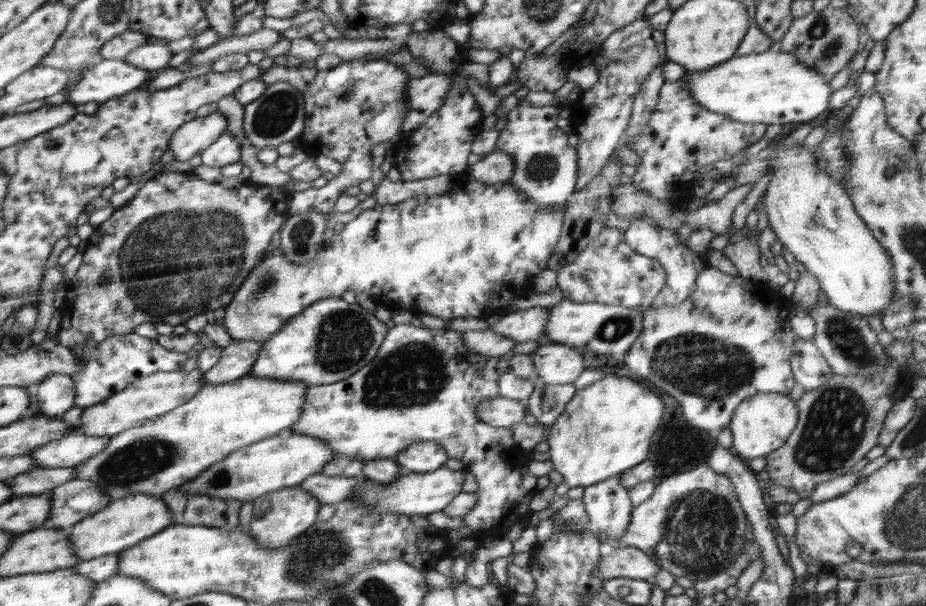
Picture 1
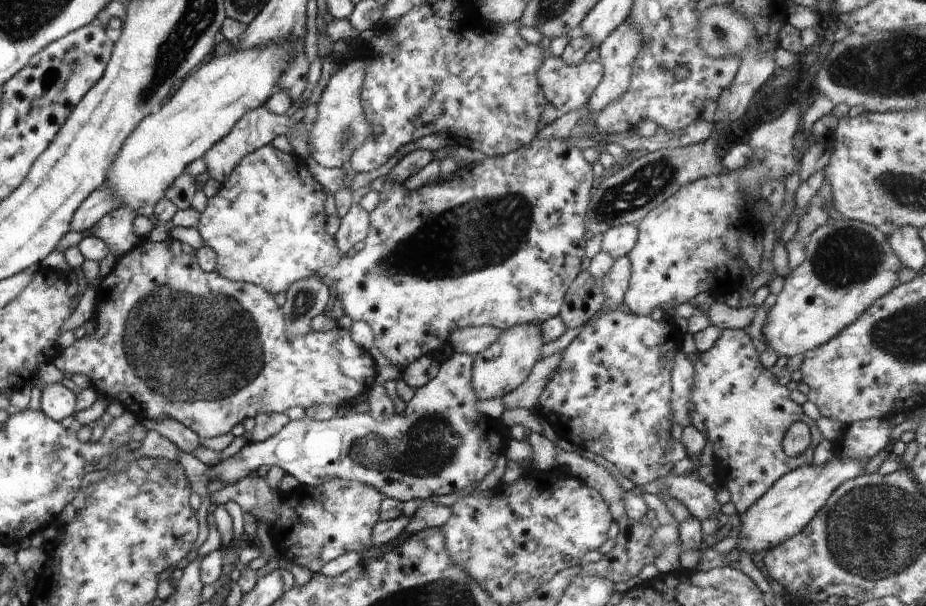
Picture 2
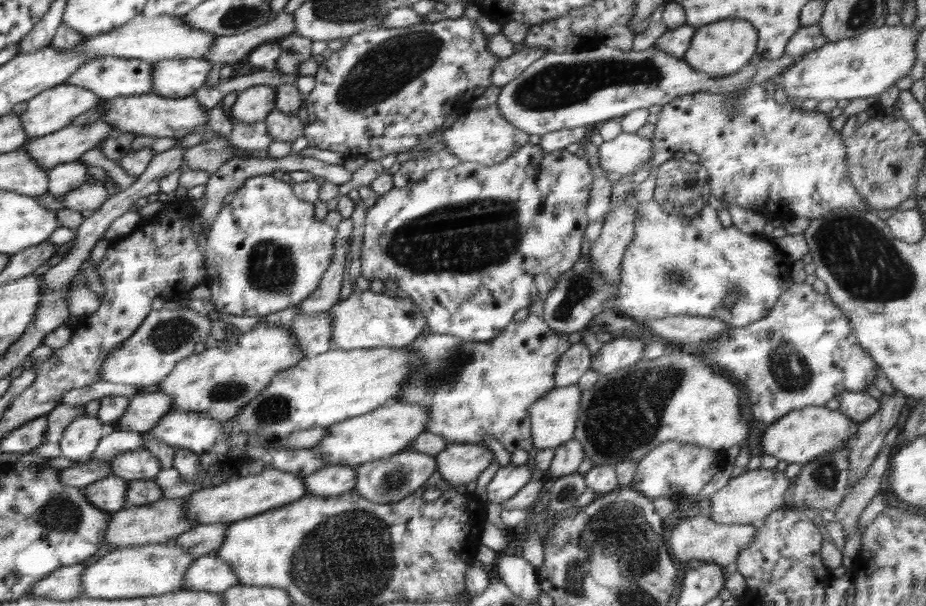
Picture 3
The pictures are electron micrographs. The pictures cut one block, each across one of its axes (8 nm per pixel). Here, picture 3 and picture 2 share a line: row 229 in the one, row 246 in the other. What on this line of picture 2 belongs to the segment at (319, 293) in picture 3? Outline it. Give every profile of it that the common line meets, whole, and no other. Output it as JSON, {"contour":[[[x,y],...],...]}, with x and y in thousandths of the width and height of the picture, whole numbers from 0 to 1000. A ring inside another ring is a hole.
{"contour":[[[388,323],[381,333],[380,343],[369,356],[365,381],[360,389],[366,419],[373,422],[376,413],[394,396],[400,384],[400,351],[389,342]]]}

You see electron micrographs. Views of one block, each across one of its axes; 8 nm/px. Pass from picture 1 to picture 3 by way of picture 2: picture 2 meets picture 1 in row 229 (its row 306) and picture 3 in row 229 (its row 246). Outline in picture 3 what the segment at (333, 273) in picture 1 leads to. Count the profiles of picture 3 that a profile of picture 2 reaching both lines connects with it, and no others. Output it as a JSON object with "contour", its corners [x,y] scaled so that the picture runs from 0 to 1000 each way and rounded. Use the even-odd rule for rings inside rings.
{"contour":[[[571,234],[555,249],[545,266],[531,274],[497,267],[487,279],[471,279],[463,284],[458,295],[441,302],[437,309],[423,309],[397,345],[393,360],[393,391],[389,419],[390,454],[395,460],[428,465],[431,475],[448,497],[467,550],[488,553],[505,568],[510,563],[529,563],[546,541],[562,508],[571,507],[581,493],[587,495],[602,470],[605,455],[622,436],[626,424],[630,386],[636,370],[632,347],[639,302],[640,284],[633,261],[618,254],[612,246],[590,251]],[[301,287],[272,289],[254,314],[253,327],[240,340],[230,370],[221,373],[221,467],[228,479],[228,497],[233,502],[235,515],[253,521],[286,521],[319,505],[341,479],[357,437],[363,375],[342,363],[339,337],[320,327],[314,305],[305,299]]]}

